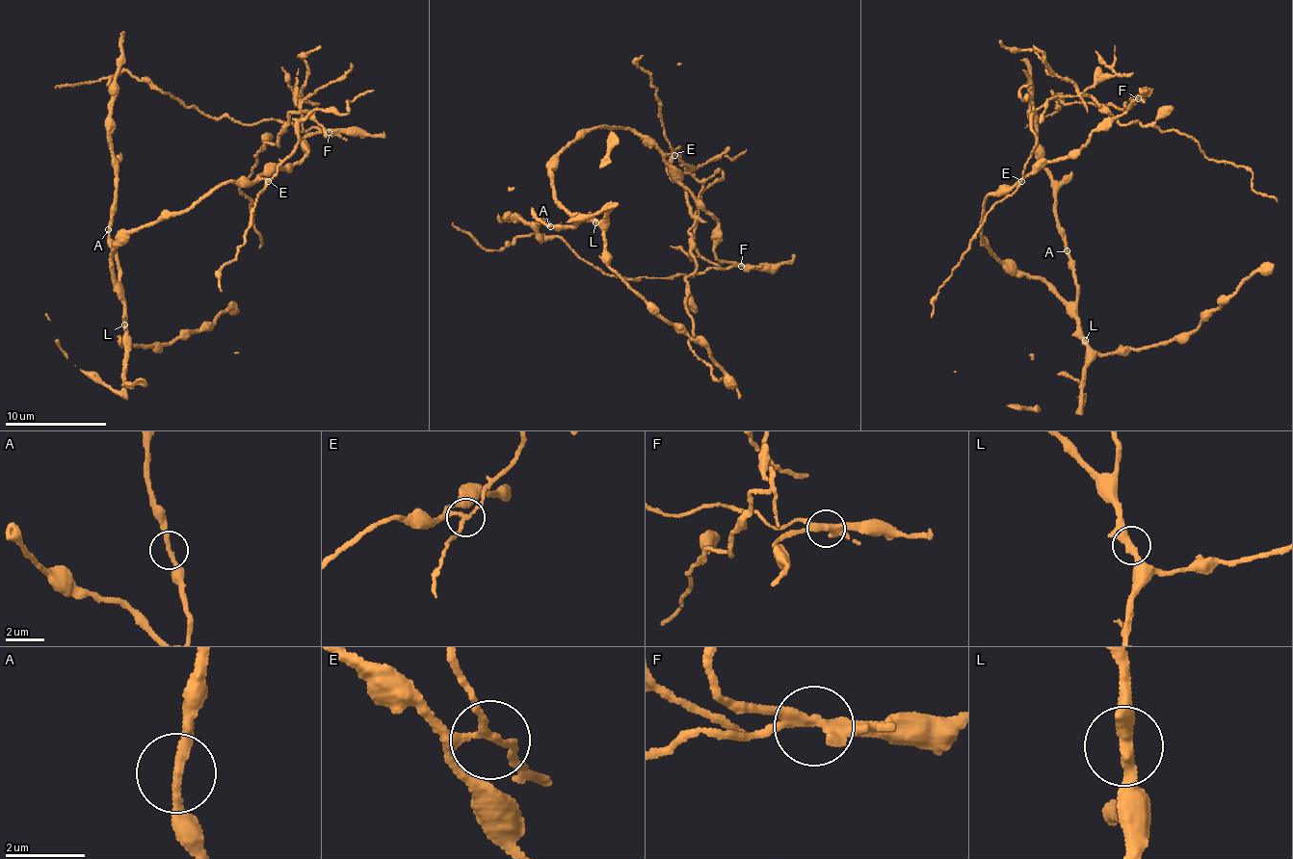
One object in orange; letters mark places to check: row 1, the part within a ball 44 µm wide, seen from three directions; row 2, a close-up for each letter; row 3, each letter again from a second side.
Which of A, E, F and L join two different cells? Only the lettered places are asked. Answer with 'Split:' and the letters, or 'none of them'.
Split: E, F

